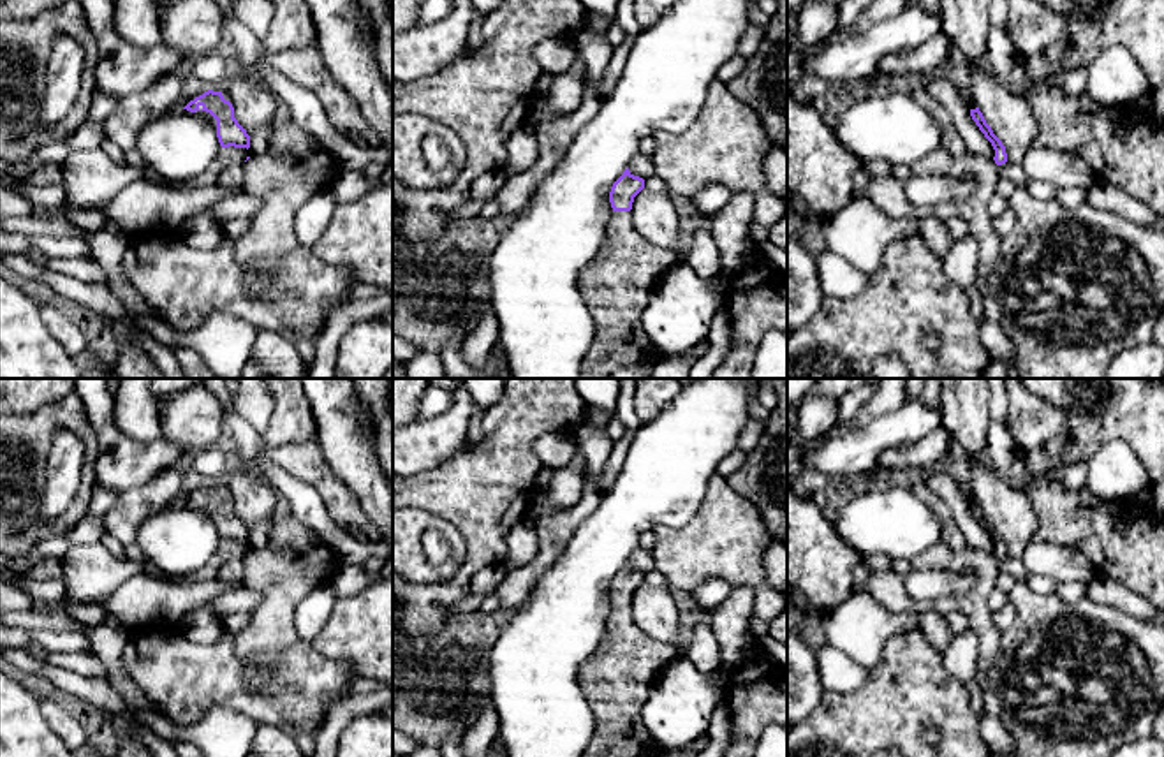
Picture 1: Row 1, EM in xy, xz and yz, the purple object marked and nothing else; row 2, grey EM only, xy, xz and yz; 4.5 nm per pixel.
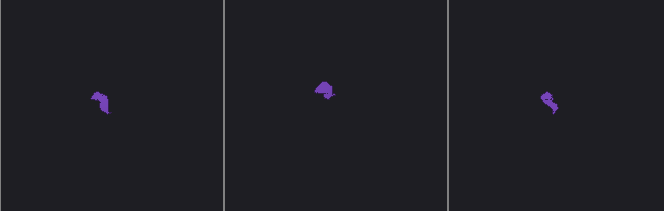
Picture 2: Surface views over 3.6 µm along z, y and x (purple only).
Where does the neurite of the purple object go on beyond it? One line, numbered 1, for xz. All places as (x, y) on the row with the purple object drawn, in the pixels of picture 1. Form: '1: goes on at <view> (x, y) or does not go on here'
1: goes on at xz (617, 284)

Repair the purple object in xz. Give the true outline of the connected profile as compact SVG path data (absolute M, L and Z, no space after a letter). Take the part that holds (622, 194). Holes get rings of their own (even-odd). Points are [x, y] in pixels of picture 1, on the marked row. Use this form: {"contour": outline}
{"contour": "M629 167L613 183L613 208L597 255L579 271L578 289L592 315L595 338L579 378L608 378L618 368L652 370L666 356L643 327L643 312L660 276L680 262L674 250L650 243L632 222L634 197L645 180Z"}

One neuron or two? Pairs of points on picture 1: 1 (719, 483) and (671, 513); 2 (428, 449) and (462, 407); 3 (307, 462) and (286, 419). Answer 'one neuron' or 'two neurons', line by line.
1: two neurons
2: one neuron
3: two neurons

